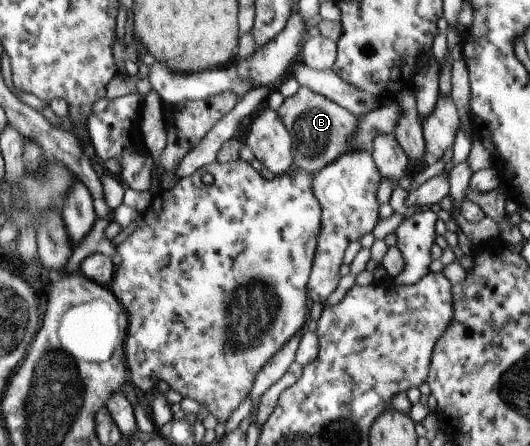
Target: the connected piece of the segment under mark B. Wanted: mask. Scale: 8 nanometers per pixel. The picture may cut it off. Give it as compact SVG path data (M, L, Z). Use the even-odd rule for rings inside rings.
M300 86L295 95L285 98L277 111L294 140L292 150L295 169L306 170L314 176L344 154L356 152L356 147L350 144L350 140L358 118L308 86Z

